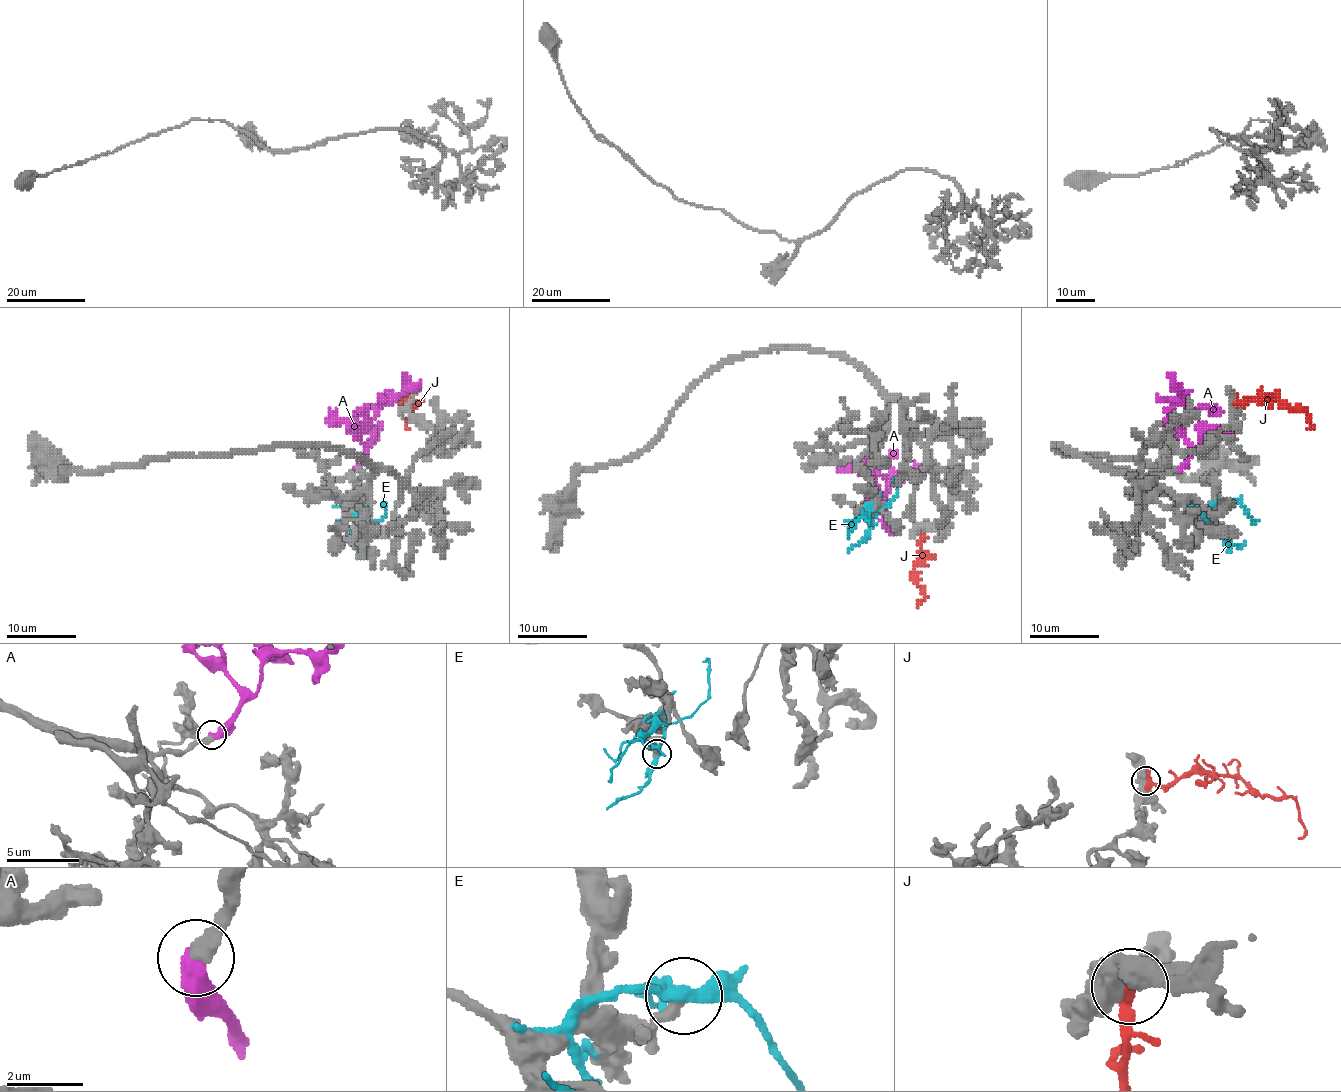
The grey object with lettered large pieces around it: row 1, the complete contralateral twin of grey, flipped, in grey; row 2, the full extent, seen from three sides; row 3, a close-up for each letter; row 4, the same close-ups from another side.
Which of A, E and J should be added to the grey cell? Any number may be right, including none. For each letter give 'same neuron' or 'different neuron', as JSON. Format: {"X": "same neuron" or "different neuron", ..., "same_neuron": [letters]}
{"A": "same neuron", "E": "different neuron", "J": "different neuron", "same_neuron": ["A"]}

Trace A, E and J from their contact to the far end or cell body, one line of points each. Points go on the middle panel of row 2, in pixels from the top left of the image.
A: (869, 470), (875, 484), (871, 477), (882, 476), (889, 484), (894, 479), (904, 479), (915, 470), (913, 462)
E: (871, 523), (875, 505), (869, 507), (847, 537)
J: (922, 528), (918, 561), (913, 575), (925, 591), (925, 598), (918, 605), (920, 601)

